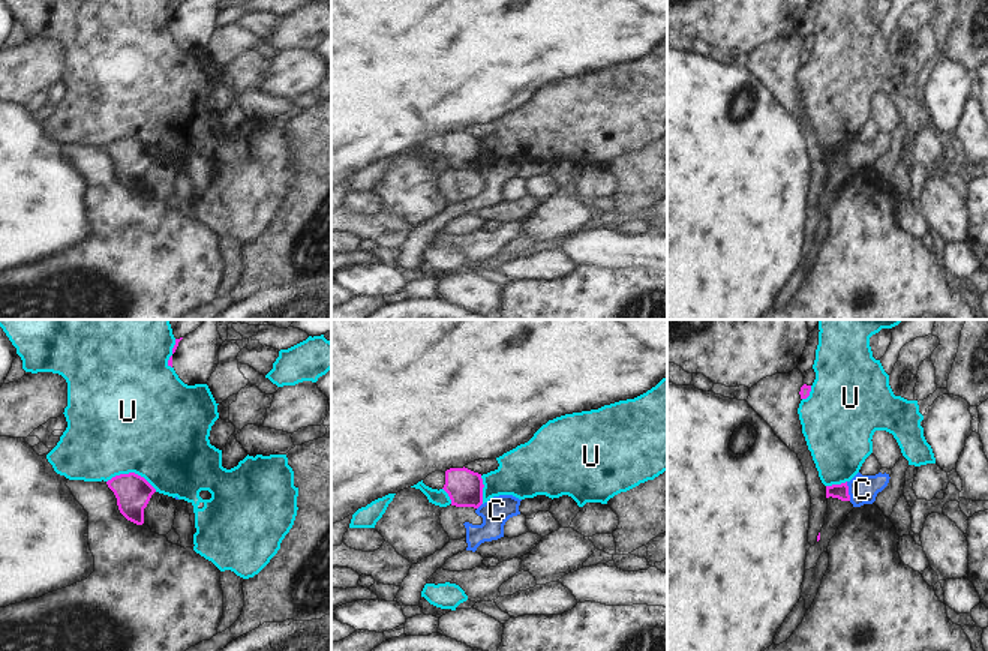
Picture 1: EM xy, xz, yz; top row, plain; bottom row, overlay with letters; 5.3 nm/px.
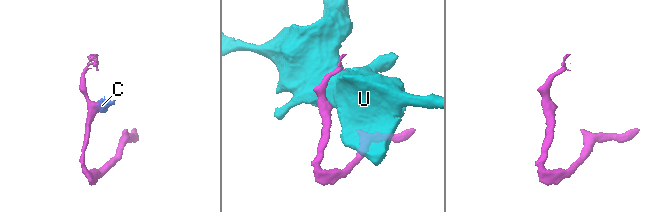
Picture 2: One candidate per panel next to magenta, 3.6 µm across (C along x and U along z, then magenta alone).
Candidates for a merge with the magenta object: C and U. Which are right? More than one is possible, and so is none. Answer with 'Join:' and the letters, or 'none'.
Join: none.

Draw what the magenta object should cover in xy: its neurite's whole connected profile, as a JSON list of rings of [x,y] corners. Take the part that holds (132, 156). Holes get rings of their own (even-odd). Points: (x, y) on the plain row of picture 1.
[[[135,136],[120,138],[106,146],[117,162],[120,177],[136,189],[144,188],[144,172],[156,153]]]

